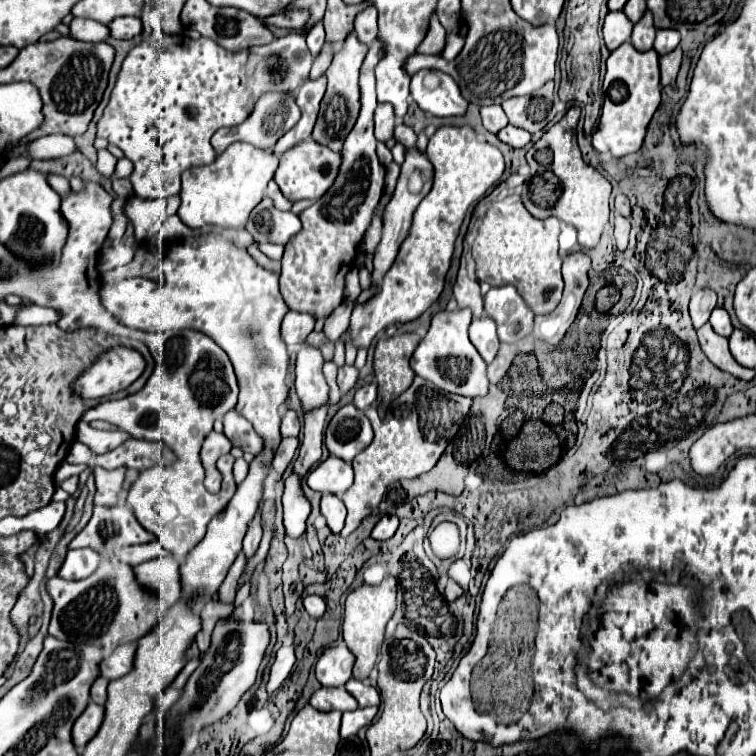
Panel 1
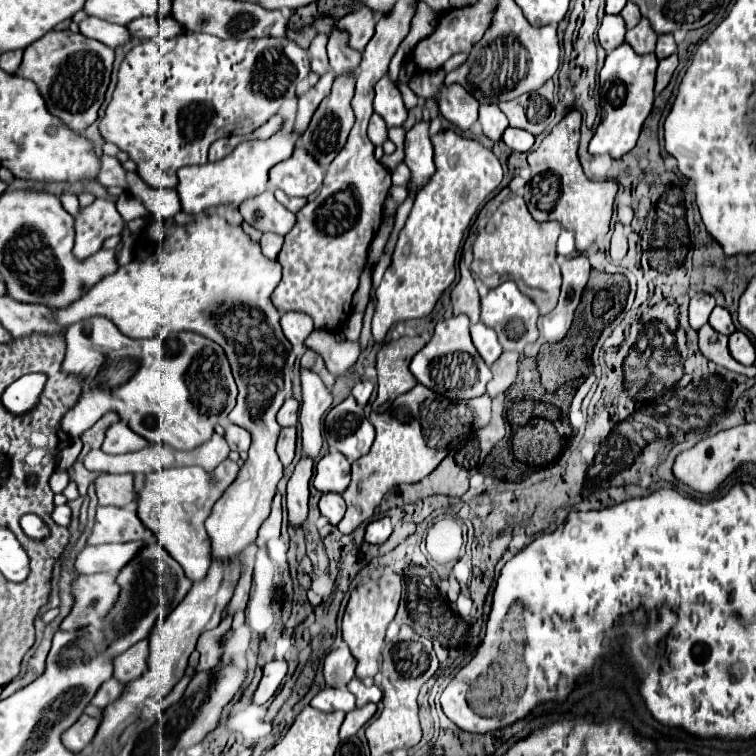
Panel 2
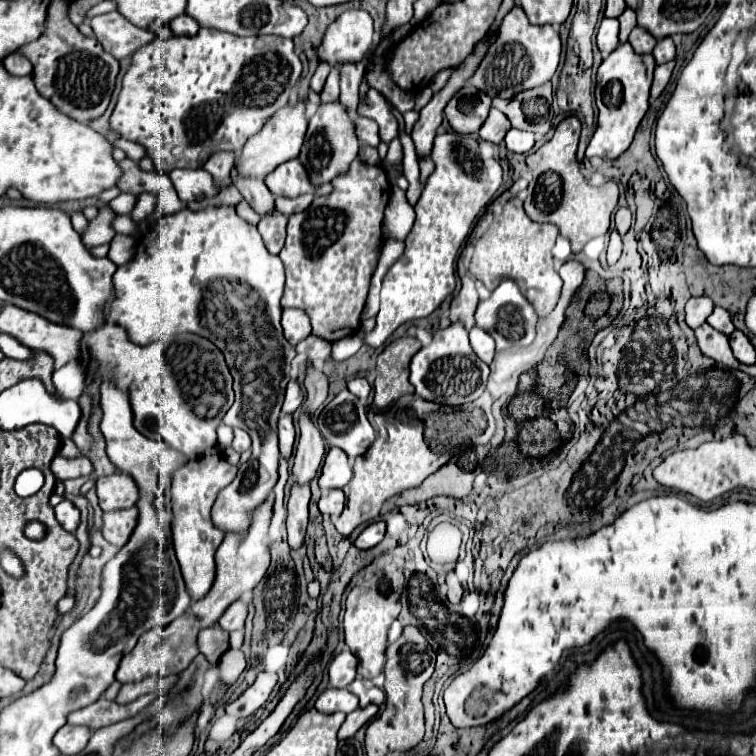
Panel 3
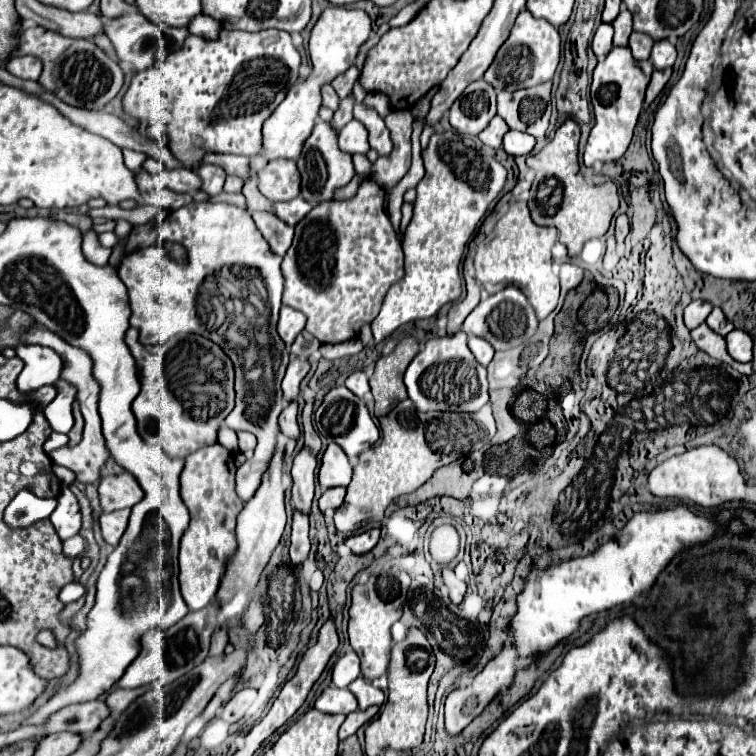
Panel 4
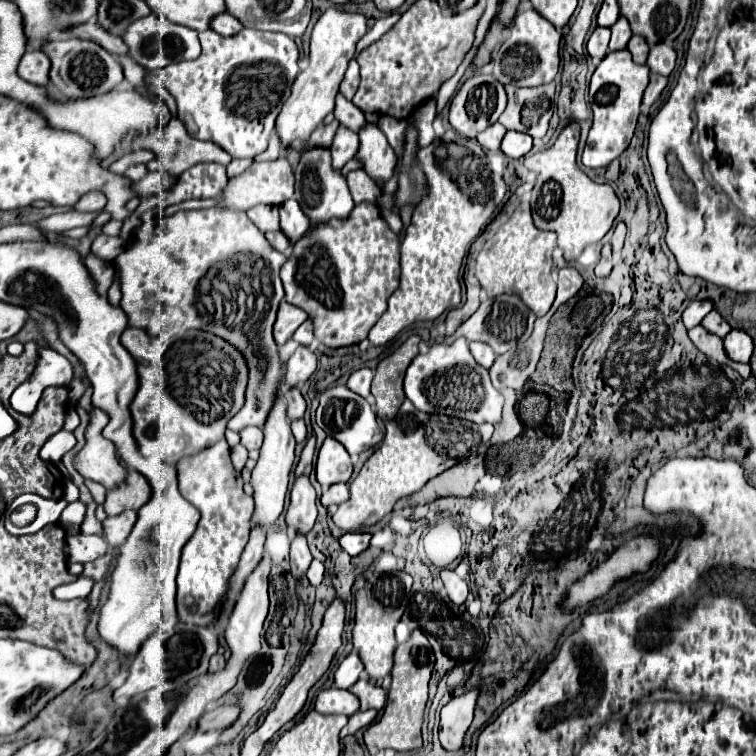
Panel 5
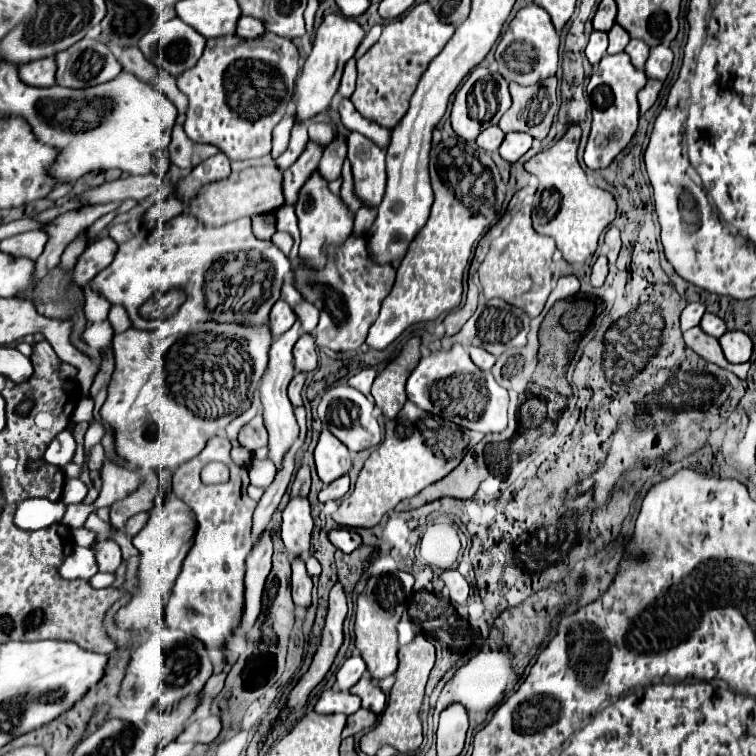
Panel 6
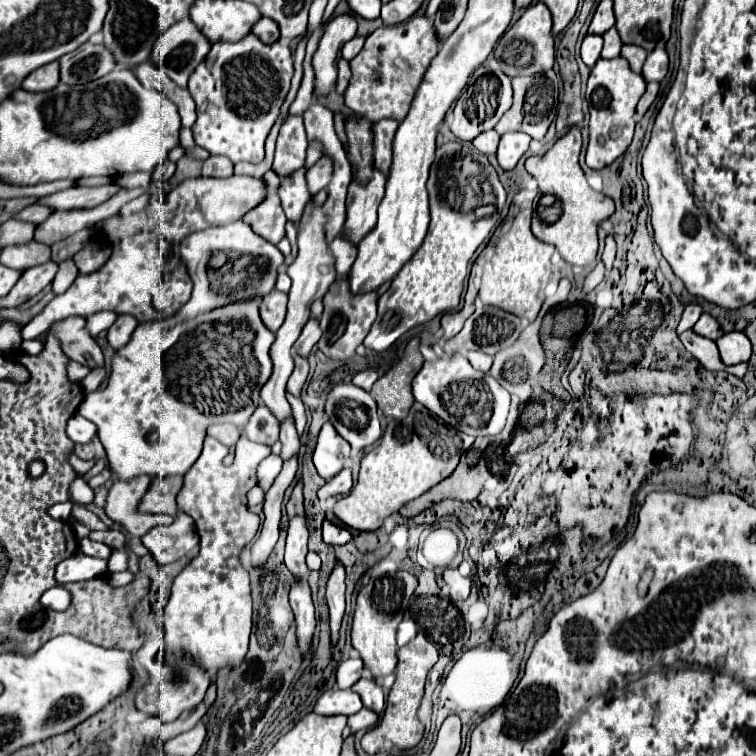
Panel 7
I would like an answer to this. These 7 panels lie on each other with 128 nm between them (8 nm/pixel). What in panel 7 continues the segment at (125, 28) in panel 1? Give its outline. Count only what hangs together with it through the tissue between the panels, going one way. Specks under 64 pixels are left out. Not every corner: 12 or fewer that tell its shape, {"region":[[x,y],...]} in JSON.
{"region":[[260,18],[252,32],[264,42],[274,44],[280,28],[274,20]]}

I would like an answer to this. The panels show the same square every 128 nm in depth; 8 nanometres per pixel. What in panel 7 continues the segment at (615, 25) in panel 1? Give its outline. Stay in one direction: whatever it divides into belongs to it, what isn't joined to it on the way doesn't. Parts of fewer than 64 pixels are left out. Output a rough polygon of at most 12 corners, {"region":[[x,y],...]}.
{"region":[[588,34],[580,46],[580,58],[588,68],[596,64],[602,36]]}

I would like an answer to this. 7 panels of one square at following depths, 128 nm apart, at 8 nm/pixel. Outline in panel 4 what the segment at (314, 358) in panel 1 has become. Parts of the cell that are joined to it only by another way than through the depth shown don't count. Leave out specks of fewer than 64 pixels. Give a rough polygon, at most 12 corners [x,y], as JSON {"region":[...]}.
{"region":[[302,448],[292,466],[292,508],[310,514],[316,456]]}

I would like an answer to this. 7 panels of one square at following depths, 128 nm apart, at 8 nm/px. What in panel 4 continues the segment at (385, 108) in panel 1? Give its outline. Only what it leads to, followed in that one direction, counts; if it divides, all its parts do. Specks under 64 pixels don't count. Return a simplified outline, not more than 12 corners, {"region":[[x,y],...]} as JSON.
{"region":[[358,120],[348,122],[338,146],[348,154],[366,154],[368,132]]}

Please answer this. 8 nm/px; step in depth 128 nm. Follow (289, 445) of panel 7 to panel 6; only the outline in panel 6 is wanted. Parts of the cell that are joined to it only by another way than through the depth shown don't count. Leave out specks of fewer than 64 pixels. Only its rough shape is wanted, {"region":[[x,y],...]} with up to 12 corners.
{"region":[[294,448],[254,512],[254,540],[270,524],[294,474]]}

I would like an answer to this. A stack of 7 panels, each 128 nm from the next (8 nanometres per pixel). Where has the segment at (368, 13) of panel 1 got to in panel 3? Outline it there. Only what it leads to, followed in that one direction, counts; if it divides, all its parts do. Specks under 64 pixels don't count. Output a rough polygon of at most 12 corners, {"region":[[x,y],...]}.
{"region":[[364,10],[340,14],[322,34],[318,60],[360,62],[372,46]]}

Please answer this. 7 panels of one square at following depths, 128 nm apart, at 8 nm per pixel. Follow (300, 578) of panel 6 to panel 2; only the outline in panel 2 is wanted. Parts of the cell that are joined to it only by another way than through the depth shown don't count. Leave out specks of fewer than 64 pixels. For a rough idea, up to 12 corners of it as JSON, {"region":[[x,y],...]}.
{"region":[[300,458],[288,480],[288,524],[308,516],[314,462]]}

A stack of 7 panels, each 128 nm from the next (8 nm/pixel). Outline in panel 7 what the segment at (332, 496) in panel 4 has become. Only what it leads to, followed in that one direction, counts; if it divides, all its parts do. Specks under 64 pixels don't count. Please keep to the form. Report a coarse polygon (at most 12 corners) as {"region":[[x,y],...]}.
{"region":[[344,468],[320,490],[318,498],[346,494],[352,488],[350,468]]}

